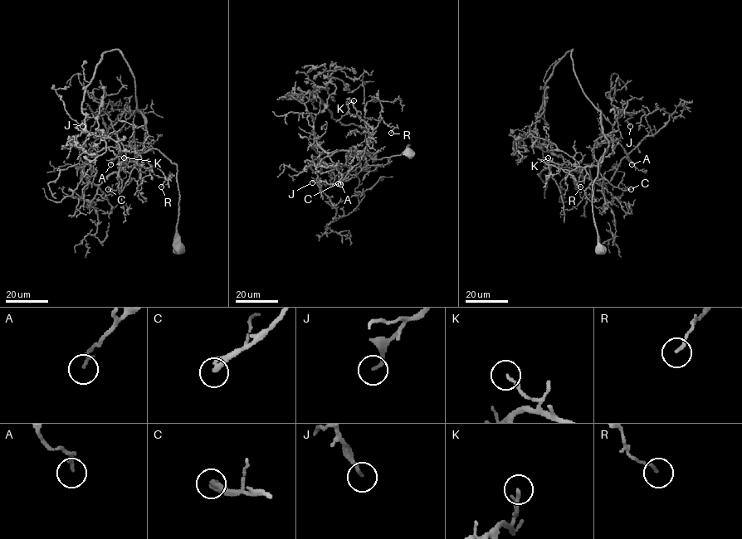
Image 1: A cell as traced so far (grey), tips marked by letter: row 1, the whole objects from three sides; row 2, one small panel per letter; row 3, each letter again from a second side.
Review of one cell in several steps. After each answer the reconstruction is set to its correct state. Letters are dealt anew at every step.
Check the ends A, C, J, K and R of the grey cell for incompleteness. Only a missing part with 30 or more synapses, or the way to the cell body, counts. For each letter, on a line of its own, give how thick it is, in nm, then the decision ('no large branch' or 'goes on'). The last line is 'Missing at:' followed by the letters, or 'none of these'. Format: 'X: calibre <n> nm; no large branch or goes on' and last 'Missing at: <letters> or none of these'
A: calibre 160 nm; no large branch
C: calibre 280 nm; goes on
J: calibre 160 nm; goes on
K: calibre 140 nm; no large branch
R: calibre 140 nm; no large branch
Missing at: C, J

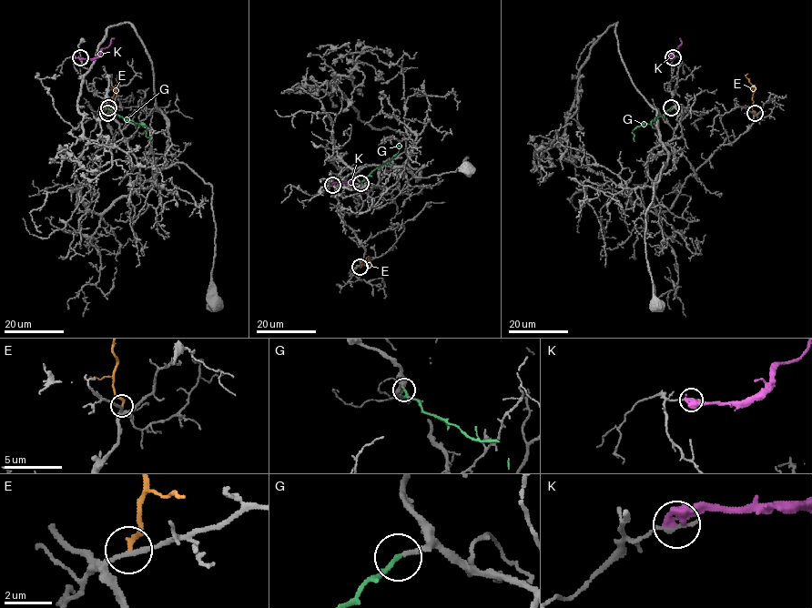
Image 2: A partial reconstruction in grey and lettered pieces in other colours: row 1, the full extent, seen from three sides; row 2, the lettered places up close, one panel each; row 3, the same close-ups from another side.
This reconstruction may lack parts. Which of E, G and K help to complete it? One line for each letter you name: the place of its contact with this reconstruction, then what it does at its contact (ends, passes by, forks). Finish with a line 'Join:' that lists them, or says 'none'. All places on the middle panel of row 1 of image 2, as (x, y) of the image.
G: (360, 183) | it ends
Join: G

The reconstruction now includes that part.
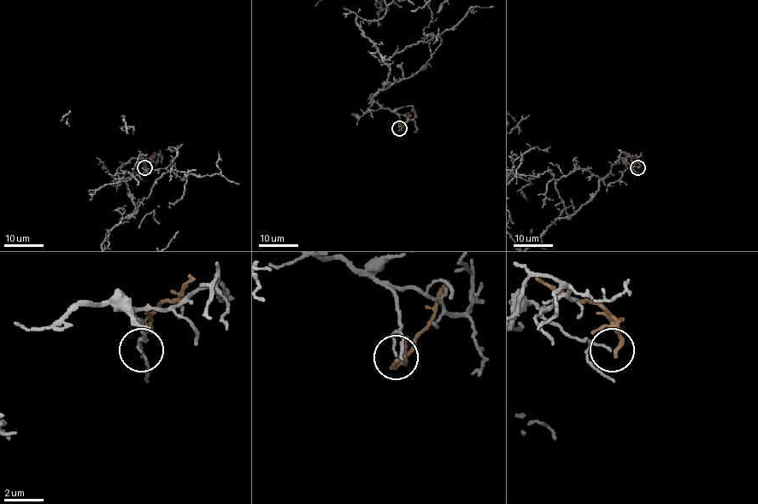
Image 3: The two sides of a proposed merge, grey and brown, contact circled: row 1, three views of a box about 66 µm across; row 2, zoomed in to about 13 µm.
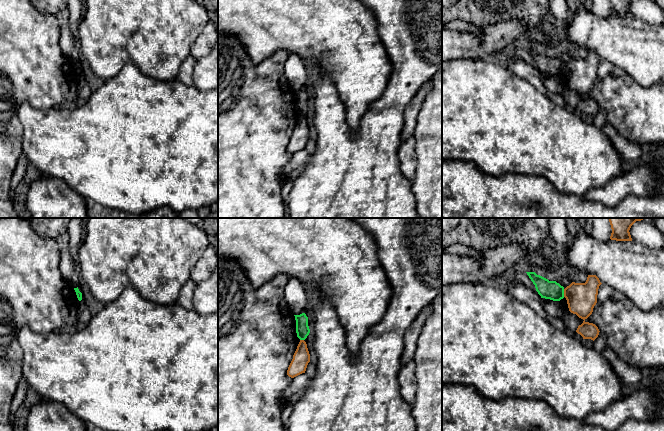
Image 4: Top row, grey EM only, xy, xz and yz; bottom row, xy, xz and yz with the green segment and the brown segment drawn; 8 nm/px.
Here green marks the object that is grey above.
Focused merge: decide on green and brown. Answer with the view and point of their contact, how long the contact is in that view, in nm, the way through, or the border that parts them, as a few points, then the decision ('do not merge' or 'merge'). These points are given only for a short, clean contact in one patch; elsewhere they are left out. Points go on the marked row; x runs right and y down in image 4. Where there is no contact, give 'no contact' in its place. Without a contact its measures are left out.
yz (563, 293) | 60 nm | along yz (563, 289), (564, 296) | do not merge

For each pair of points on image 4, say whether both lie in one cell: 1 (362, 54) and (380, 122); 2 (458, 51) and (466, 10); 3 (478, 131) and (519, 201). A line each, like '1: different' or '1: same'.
1: different
2: different
3: different

